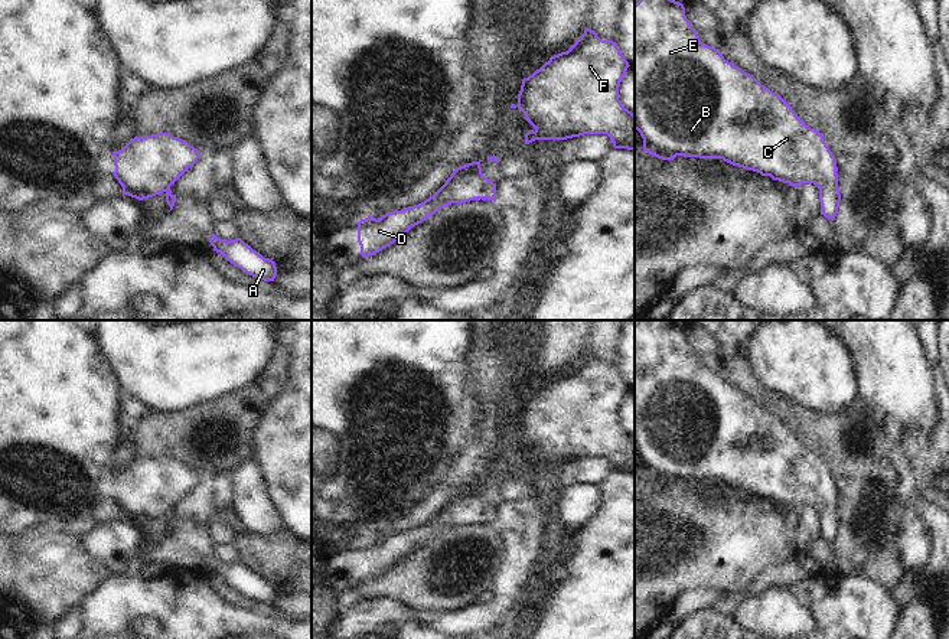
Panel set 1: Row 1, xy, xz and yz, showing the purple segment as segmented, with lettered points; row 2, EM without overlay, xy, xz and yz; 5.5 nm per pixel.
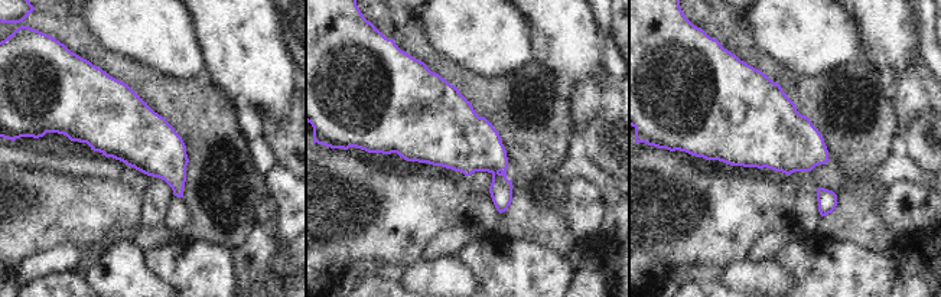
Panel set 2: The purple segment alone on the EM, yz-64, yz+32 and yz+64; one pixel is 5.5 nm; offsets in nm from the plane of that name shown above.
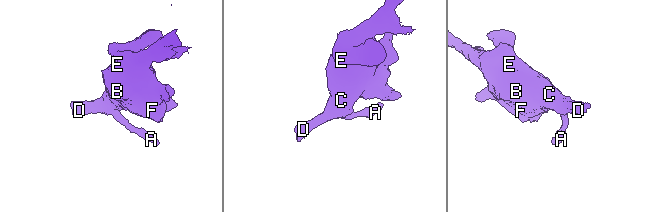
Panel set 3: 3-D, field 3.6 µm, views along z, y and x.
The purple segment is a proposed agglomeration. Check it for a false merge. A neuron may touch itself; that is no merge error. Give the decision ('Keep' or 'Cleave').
Keep

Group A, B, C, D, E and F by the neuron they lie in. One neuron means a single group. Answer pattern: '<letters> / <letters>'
A B C D E F

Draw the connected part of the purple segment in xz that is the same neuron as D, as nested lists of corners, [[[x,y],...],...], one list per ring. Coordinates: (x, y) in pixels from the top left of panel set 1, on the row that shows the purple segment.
[[[472,162],[453,170],[446,183],[424,202],[404,208],[401,211],[394,211],[382,215],[379,219],[368,216],[358,222],[358,242],[361,245],[361,255],[363,258],[374,255],[384,248],[394,244],[400,237],[405,235],[412,226],[428,219],[433,213],[438,212],[441,208],[451,203],[466,203],[470,200],[495,200],[496,198],[496,183],[483,176],[479,162]]]

